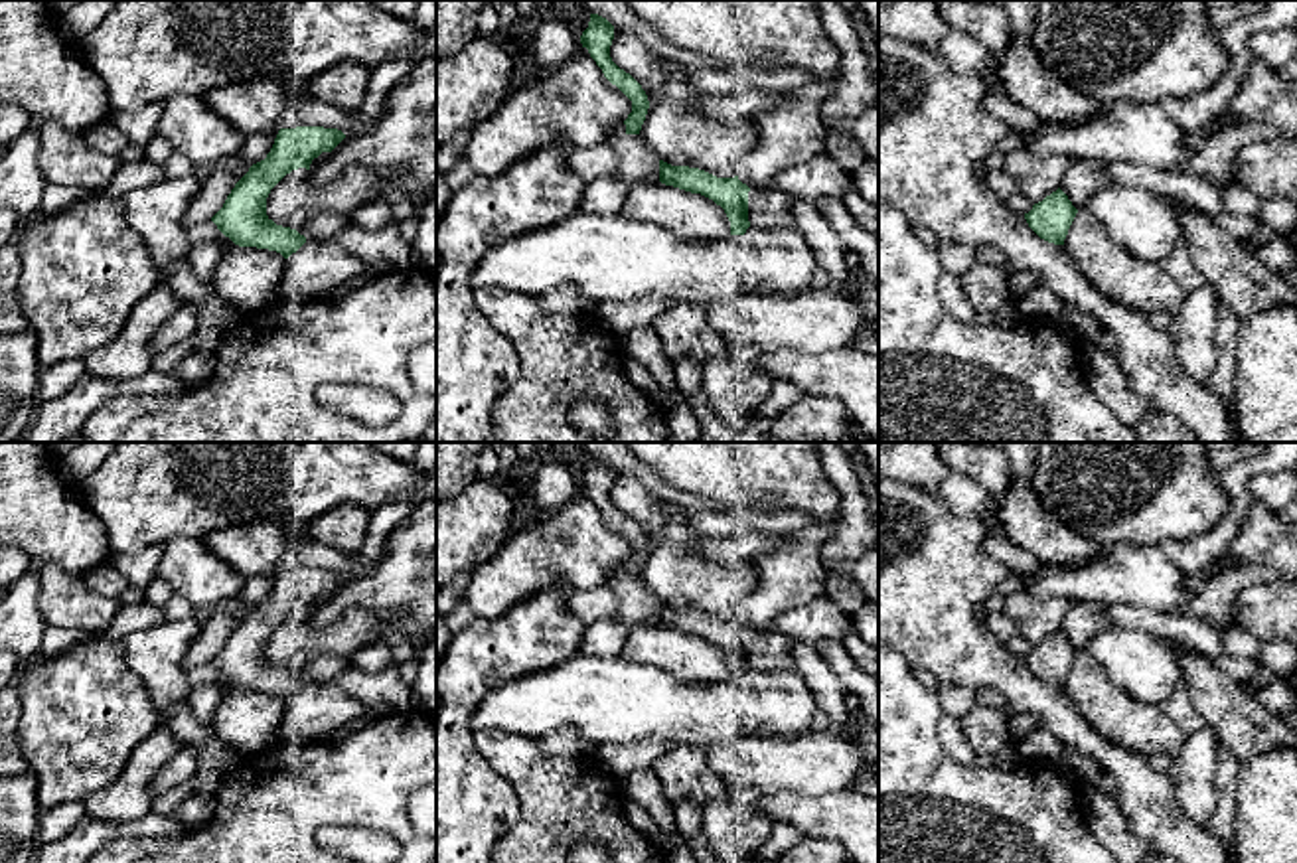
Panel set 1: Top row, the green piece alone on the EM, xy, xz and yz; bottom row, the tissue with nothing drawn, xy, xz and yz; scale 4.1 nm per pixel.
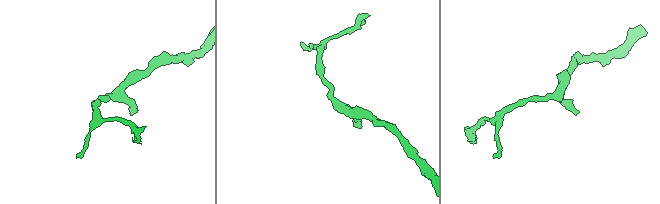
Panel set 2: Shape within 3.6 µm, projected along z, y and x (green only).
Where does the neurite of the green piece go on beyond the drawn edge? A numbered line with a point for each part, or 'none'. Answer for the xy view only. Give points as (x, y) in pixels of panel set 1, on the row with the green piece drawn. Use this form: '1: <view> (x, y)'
none

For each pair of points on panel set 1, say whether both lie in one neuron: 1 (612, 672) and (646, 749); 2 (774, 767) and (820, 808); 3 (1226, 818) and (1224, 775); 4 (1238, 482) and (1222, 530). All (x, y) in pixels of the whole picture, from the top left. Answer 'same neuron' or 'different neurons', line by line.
1: different neurons
2: different neurons
3: same neuron
4: same neuron

